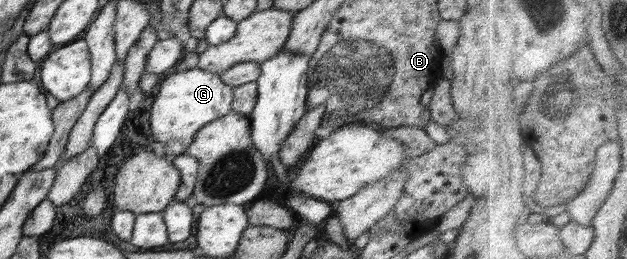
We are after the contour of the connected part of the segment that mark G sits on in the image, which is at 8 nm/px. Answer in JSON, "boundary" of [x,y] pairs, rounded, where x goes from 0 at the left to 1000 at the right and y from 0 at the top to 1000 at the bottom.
{"boundary":[[[316,263],[284,274],[255,317],[255,347],[239,417],[239,498],[246,544],[262,560],[263,595],[289,598],[309,548],[313,510],[341,459],[370,432],[373,340],[360,328],[351,293]]]}

